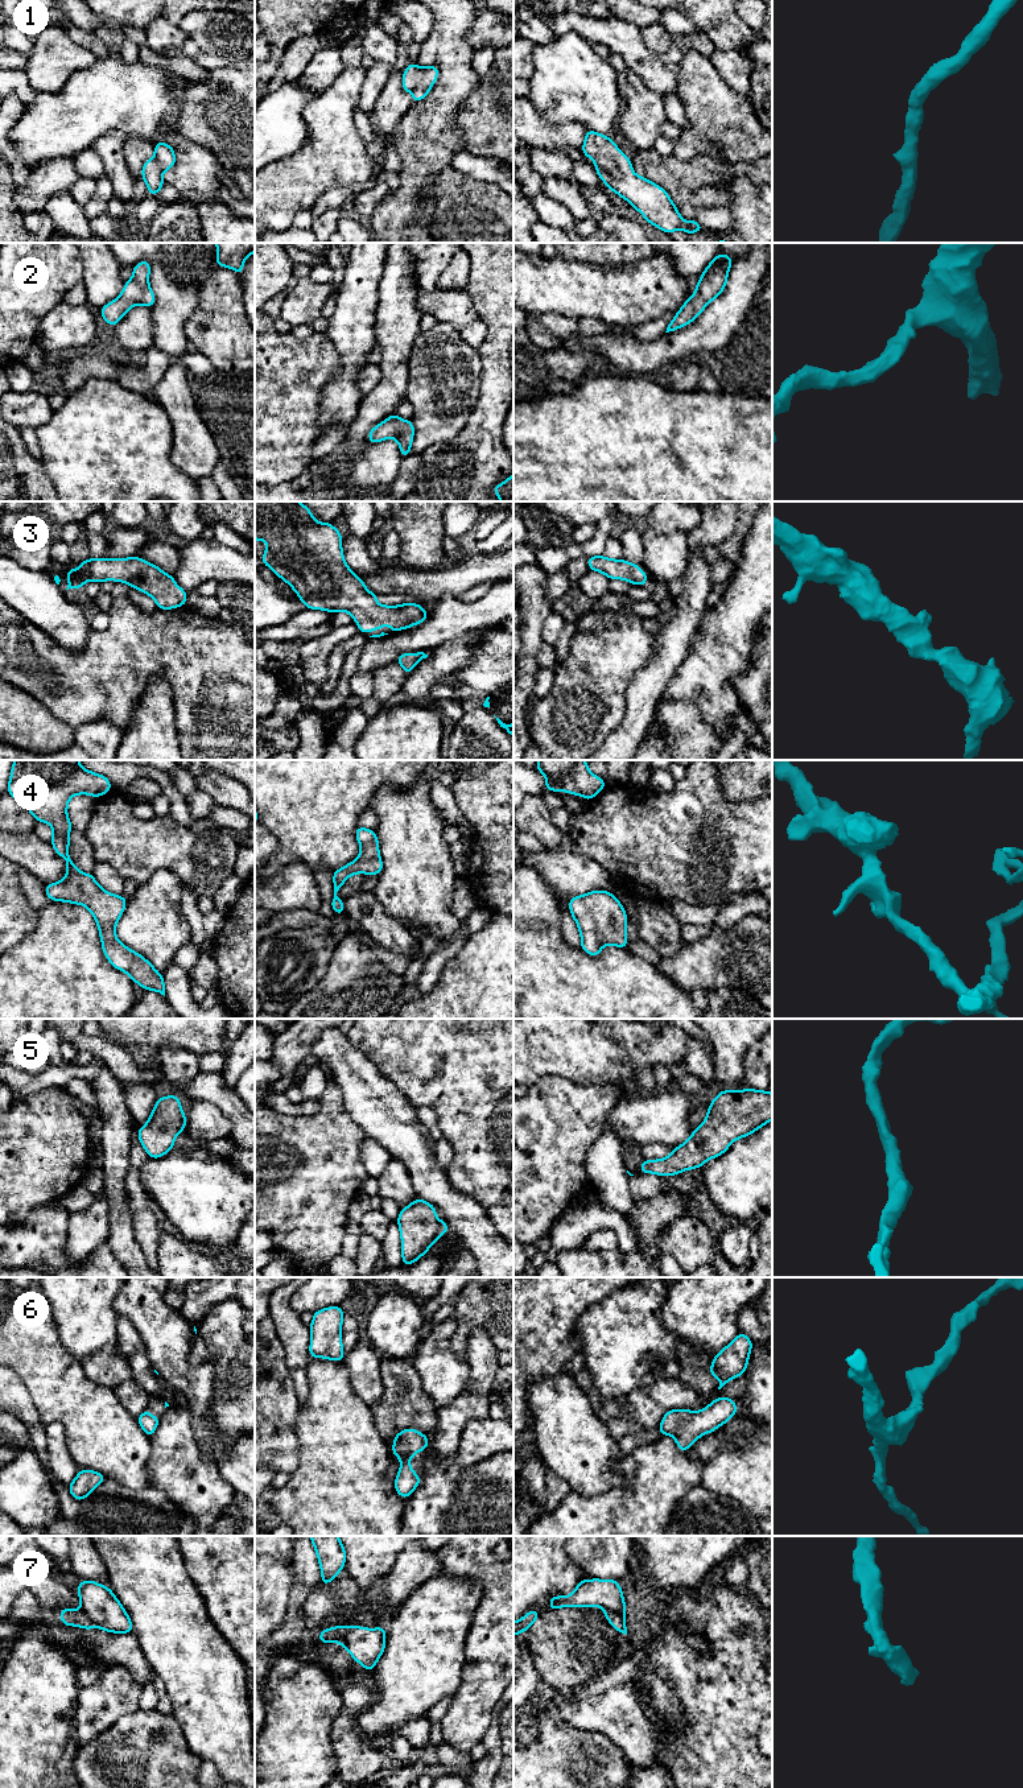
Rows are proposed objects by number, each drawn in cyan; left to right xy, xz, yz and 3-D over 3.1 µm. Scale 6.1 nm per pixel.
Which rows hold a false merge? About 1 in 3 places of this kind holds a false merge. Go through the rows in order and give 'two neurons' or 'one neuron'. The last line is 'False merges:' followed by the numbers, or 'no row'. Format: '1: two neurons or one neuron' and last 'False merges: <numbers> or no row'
1: one neuron
2: one neuron
3: one neuron
4: one neuron
5: one neuron
6: one neuron
7: two neurons
False merges: 7

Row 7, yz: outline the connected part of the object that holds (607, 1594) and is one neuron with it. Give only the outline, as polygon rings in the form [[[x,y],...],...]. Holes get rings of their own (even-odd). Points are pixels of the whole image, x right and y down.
[[[581,1580],[569,1597],[550,1597],[549,1610],[560,1607],[593,1607],[599,1606],[611,1612],[626,1612],[624,1597],[619,1582],[615,1580]]]

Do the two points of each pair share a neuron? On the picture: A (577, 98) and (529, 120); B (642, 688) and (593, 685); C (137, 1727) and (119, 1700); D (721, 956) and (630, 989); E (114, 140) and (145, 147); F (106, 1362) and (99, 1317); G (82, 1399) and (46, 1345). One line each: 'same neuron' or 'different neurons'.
A: different neurons
B: different neurons
C: different neurons
D: different neurons
E: different neurons
F: different neurons
G: same neuron

